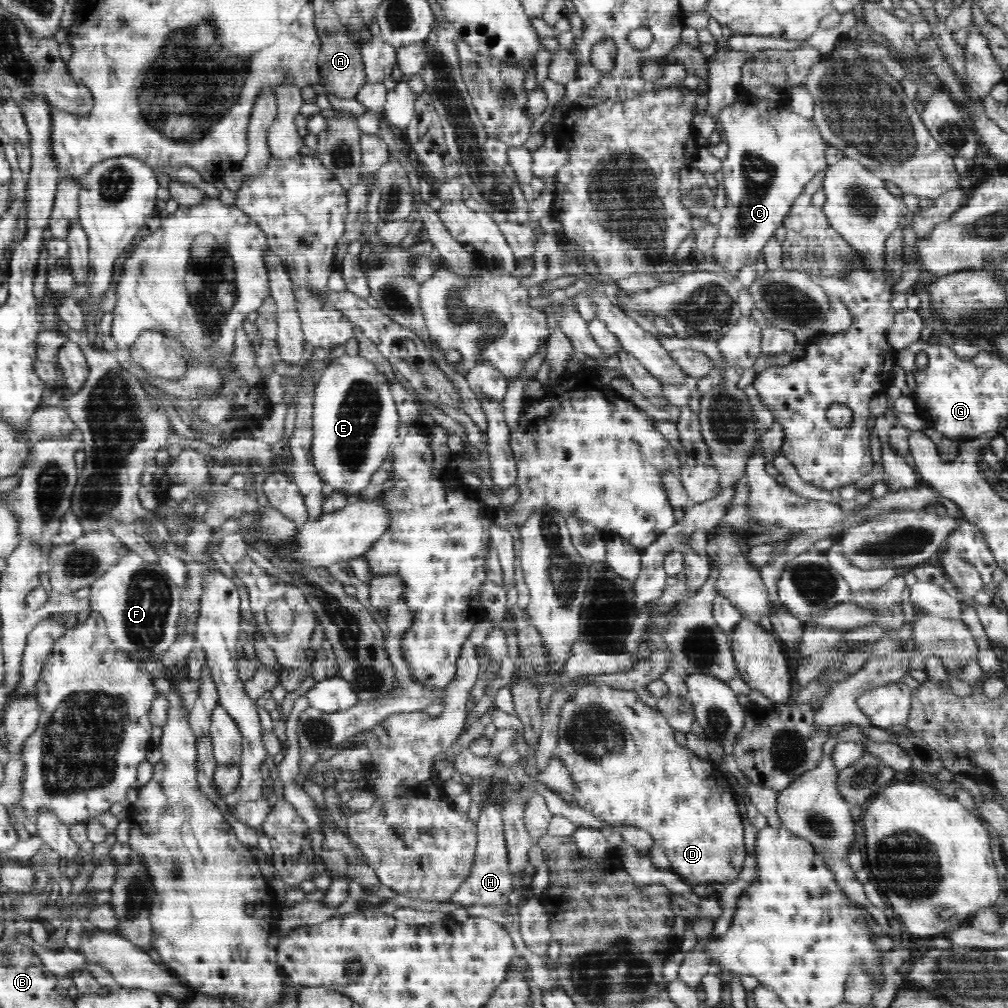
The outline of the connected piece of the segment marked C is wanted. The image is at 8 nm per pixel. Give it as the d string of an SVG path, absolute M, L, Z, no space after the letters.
M740 95L738 100L725 106L716 116L722 138L727 142L727 155L721 162L724 174L724 192L728 202L721 210L722 218L716 225L719 229L718 240L714 246L714 258L728 272L736 274L742 266L754 267L760 252L775 236L775 229L783 225L783 221L792 209L798 196L802 194L806 184L818 172L826 171L826 149L828 145L819 135L812 119L797 115L790 109L789 97L780 99L758 99L752 95Z

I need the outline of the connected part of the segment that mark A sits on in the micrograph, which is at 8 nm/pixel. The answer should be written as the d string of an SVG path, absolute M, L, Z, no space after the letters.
M345 29L336 34L324 34L319 52L320 82L325 85L325 92L336 98L355 98L365 84L365 70L360 45L354 41Z

